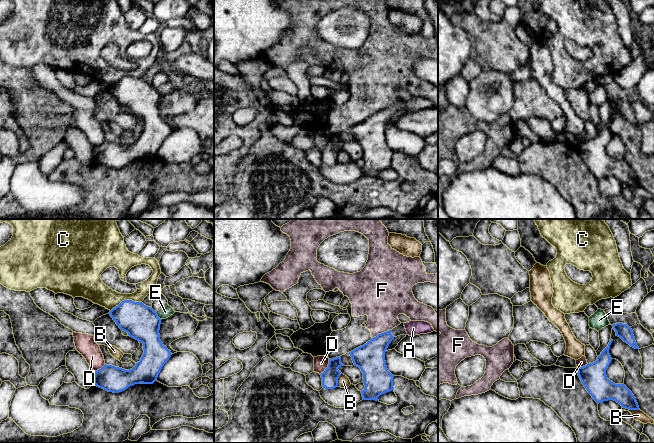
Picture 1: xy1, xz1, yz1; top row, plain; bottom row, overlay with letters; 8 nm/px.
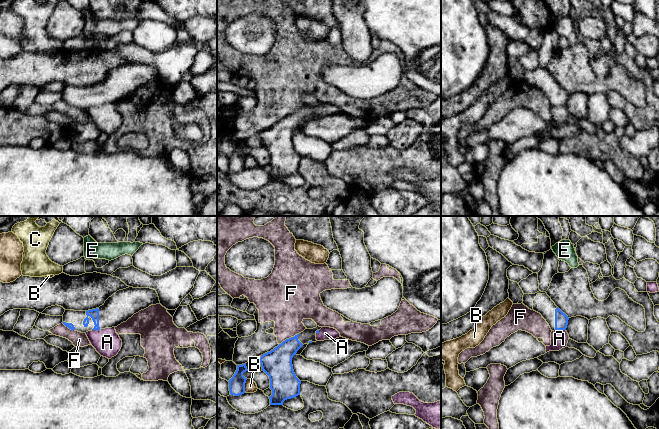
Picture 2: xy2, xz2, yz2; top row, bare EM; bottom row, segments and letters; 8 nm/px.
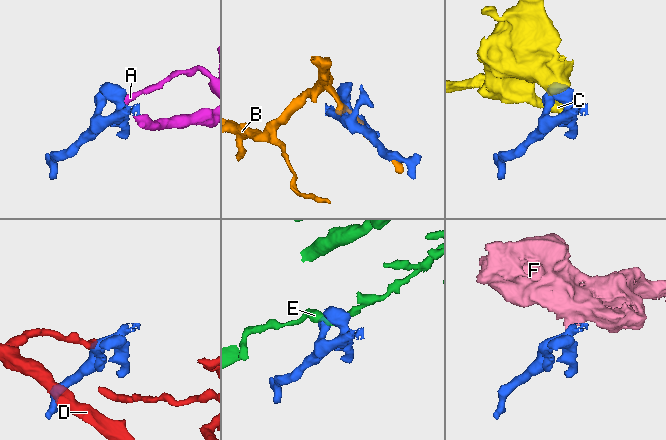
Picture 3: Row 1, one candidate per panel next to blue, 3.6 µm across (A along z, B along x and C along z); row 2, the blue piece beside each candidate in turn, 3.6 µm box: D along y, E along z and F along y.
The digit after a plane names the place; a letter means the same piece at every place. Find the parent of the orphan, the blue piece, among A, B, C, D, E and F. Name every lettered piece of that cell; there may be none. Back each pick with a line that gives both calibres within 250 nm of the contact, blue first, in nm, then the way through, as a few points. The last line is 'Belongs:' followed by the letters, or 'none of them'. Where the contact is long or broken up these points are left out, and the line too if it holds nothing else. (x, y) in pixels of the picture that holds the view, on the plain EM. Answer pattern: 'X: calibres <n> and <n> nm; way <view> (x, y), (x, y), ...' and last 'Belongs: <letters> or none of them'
Belongs: none of them

